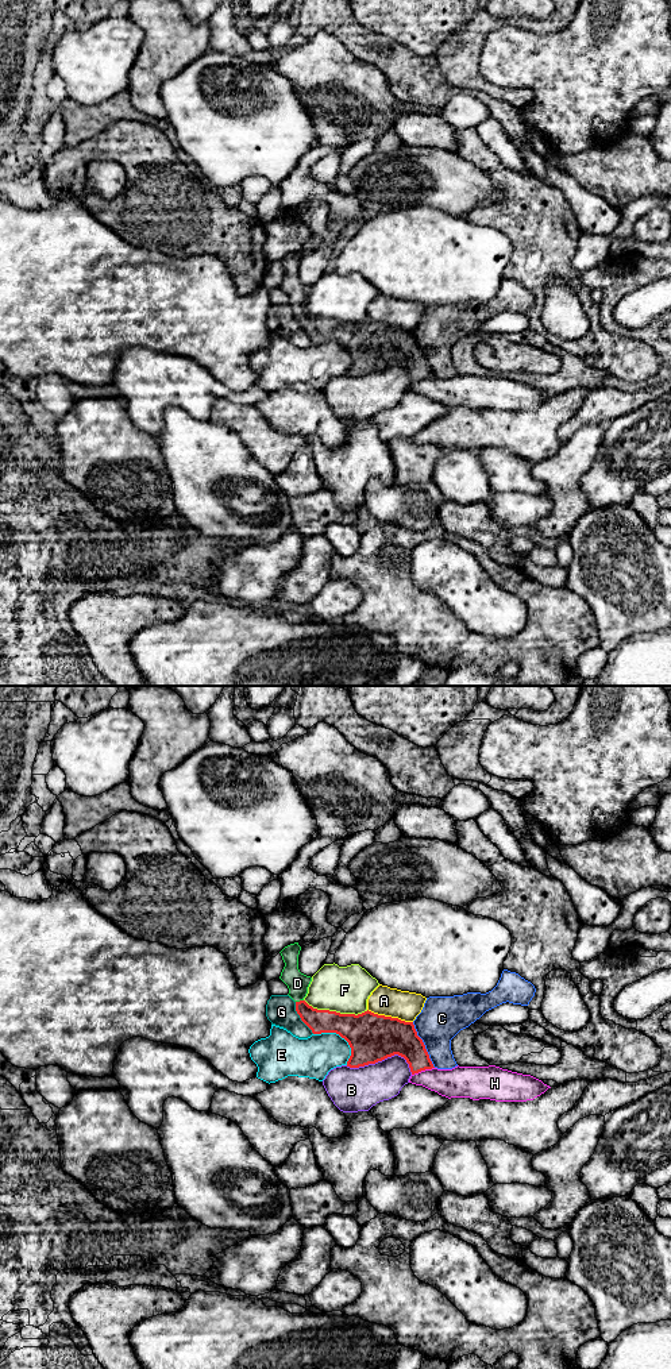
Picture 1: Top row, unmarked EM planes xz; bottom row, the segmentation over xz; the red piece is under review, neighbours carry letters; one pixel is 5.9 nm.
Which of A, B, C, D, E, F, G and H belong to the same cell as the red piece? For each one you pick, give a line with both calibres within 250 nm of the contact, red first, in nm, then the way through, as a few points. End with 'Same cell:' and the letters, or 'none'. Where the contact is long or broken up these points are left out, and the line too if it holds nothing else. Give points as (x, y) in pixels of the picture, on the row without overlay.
D: calibres 140 and 130 nm; way xz (319, 330), (300, 309), (297, 292)
Same cell: D

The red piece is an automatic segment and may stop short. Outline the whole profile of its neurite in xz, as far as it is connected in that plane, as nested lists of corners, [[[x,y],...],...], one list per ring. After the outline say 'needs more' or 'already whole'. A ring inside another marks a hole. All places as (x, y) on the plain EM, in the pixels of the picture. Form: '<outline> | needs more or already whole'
[[[294,251],[279,261],[285,271],[279,288],[288,294],[297,323],[313,343],[336,342],[348,351],[351,365],[347,375],[359,377],[398,363],[406,369],[412,383],[435,377],[413,331],[369,319],[355,324],[309,315],[304,306],[312,286],[298,278],[300,259],[301,255]]] | needs more

